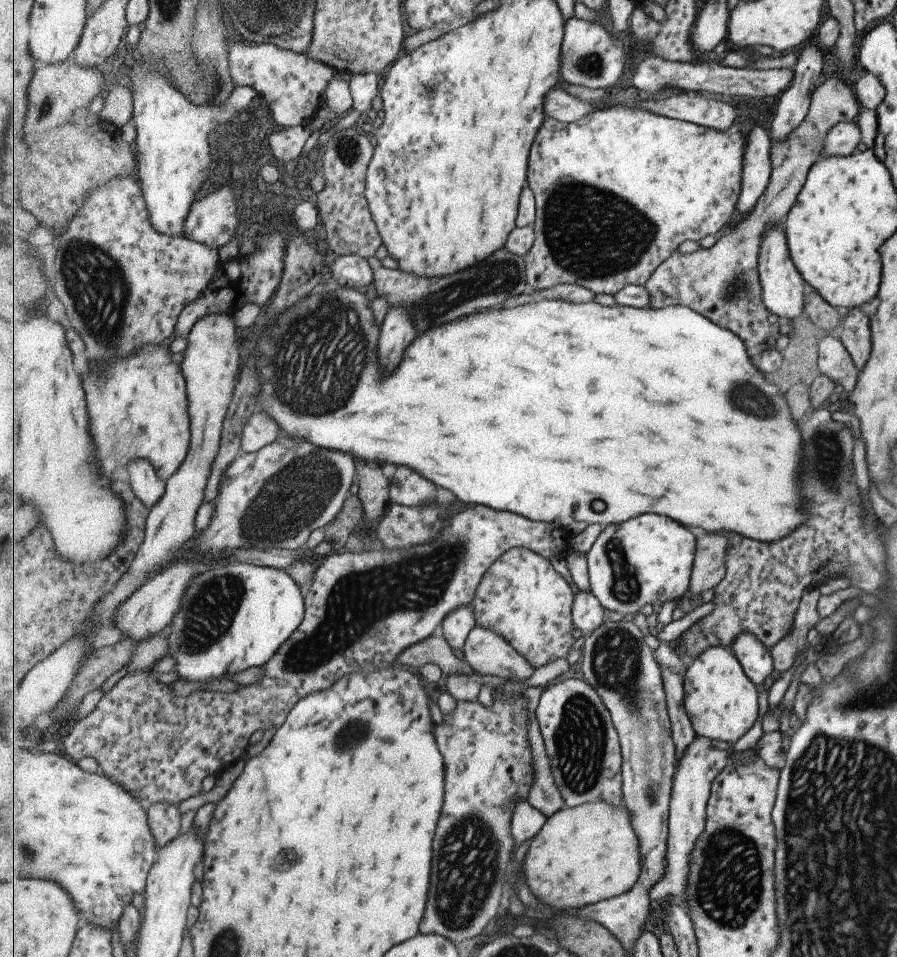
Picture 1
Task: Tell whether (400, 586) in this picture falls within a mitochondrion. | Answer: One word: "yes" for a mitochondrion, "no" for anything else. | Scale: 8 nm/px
yes

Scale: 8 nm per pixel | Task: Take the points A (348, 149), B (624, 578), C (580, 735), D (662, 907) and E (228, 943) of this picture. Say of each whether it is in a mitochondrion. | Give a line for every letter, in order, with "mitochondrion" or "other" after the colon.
A: mitochondrion
B: mitochondrion
C: mitochondrion
D: other
E: mitochondrion

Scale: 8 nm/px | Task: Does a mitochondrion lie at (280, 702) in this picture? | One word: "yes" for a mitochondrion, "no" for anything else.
no

